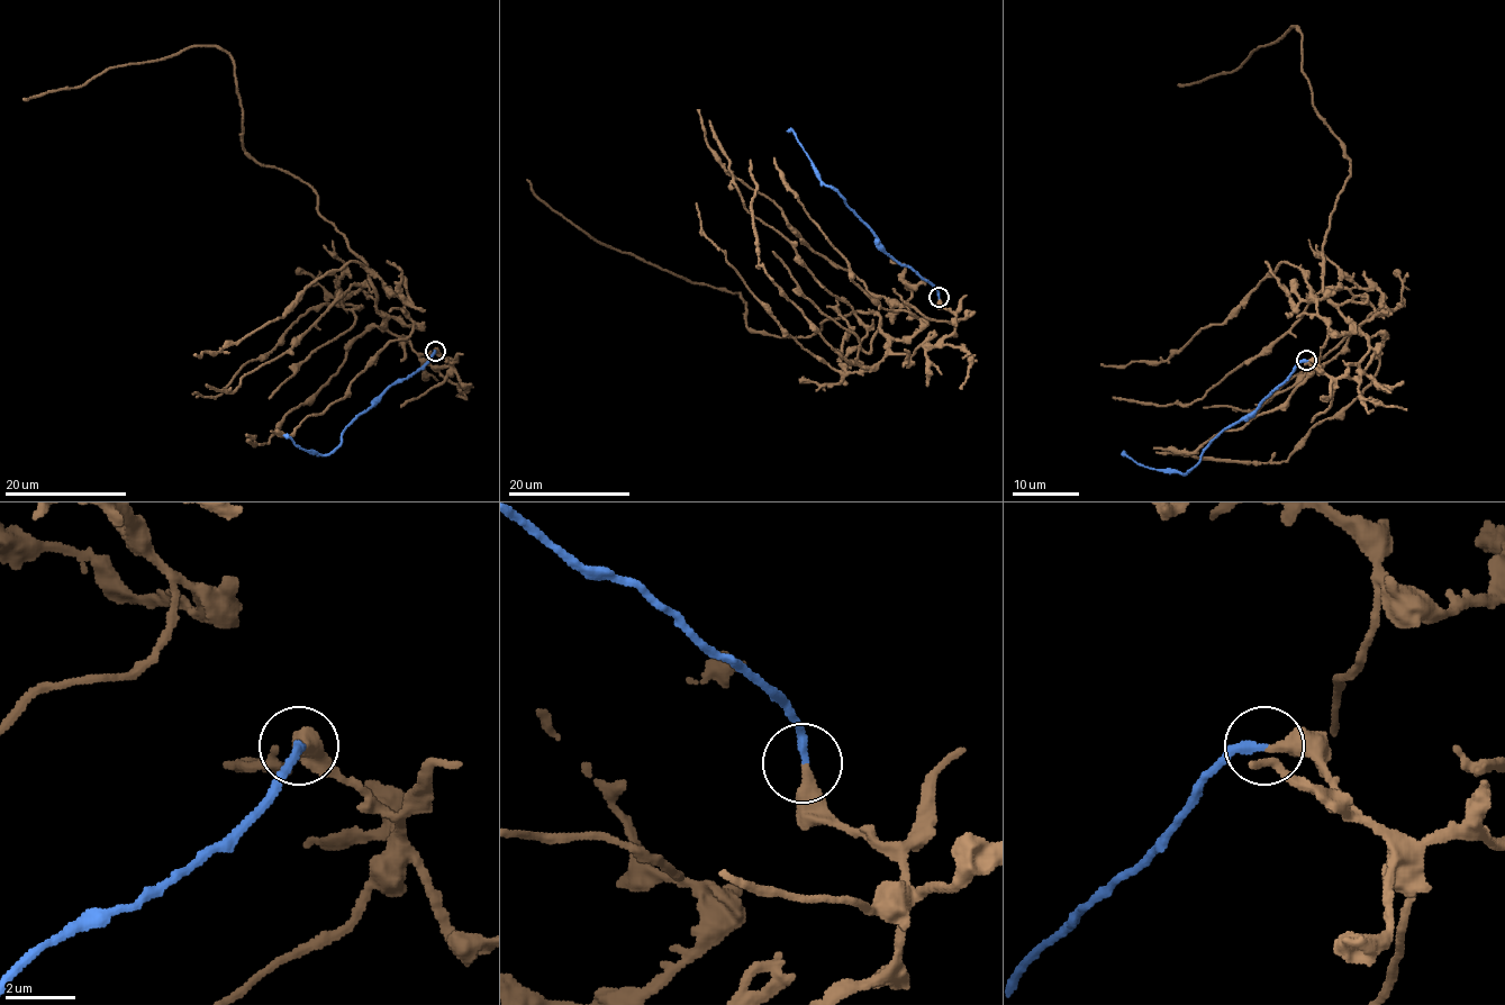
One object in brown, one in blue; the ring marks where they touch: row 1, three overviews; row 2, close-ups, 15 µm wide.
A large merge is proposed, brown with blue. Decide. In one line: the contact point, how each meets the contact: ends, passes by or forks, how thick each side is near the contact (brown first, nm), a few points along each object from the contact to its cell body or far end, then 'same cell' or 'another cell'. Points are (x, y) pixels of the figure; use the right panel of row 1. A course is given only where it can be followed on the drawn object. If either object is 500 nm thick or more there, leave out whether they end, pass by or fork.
(1306, 360) | brown ends | blue ends | 340/240 nm | brown via (1307, 360), (1349, 378), (1369, 340), (1324, 291), (1350, 160), (1312, 100), (1298, 30), (1232, 72), (1177, 84) | blue via (1307, 360), (1253, 412), (1227, 426), (1186, 474), (1138, 464), (1124, 453) | same cell

